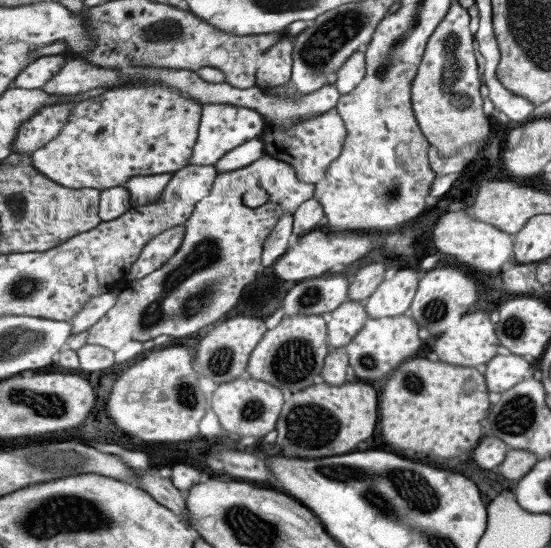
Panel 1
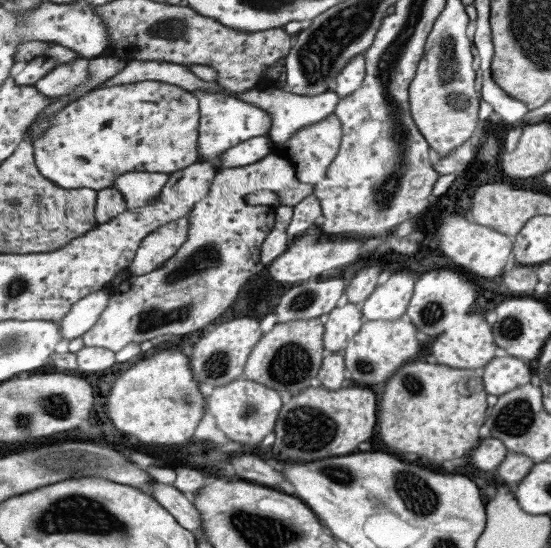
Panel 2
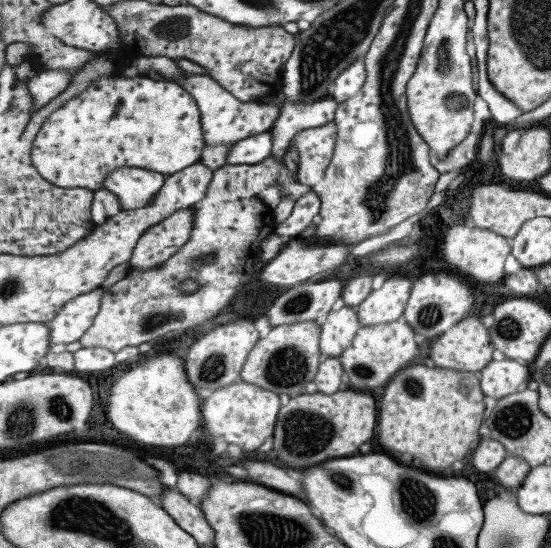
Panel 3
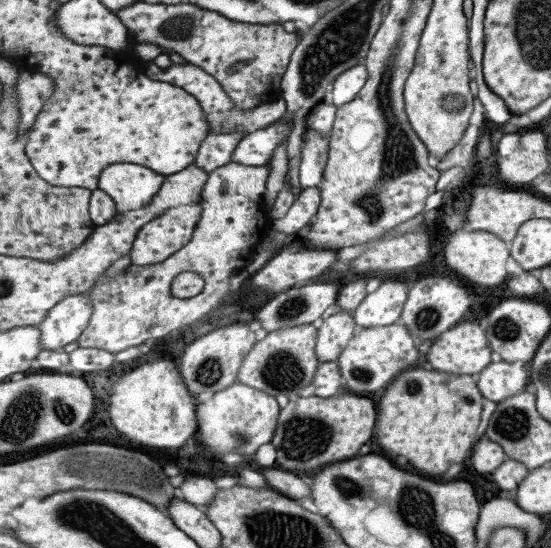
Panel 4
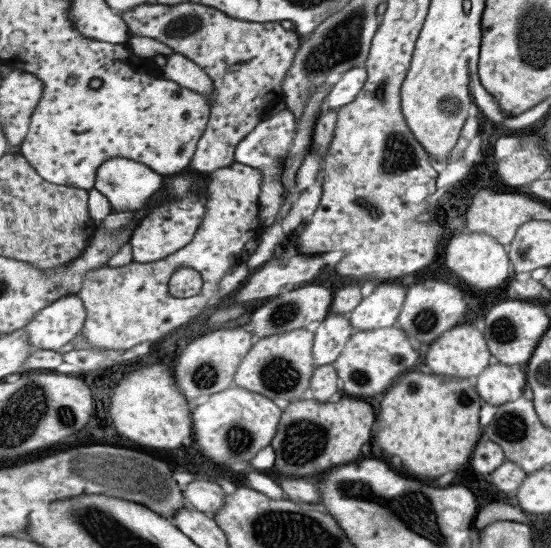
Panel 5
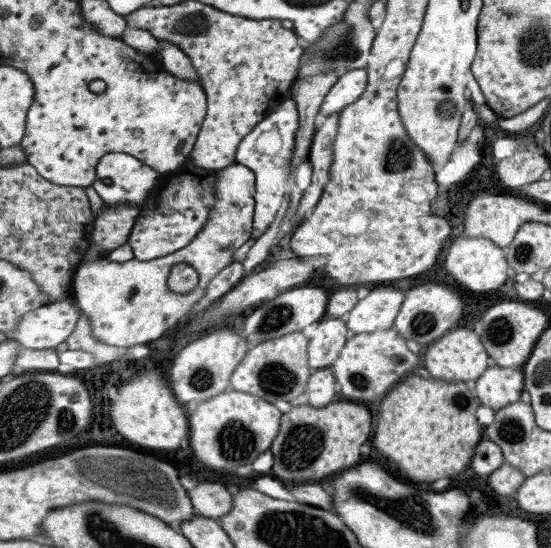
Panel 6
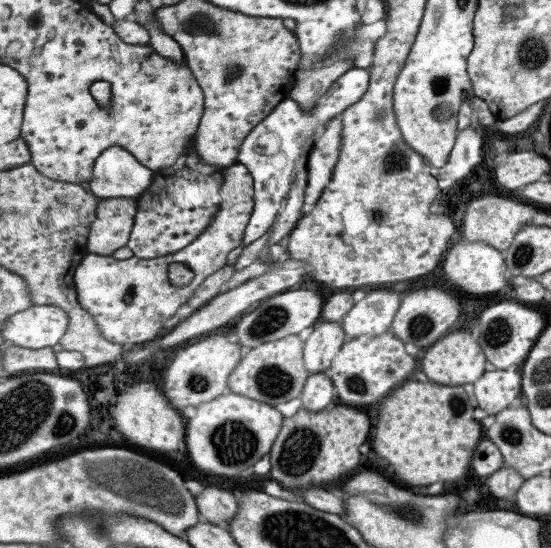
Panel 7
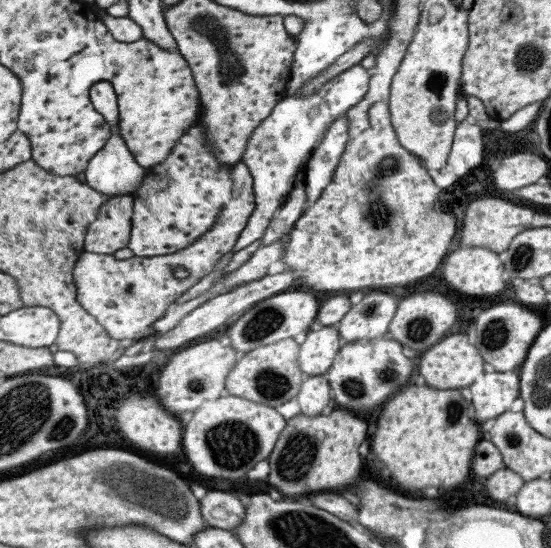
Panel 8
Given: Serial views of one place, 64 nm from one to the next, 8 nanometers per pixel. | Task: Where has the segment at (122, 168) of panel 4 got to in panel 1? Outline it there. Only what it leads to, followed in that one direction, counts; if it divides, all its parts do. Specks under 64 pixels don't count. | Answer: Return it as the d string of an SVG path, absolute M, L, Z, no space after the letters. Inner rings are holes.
M173 173L137 175L131 177L131 179L125 183L125 188L131 192L133 207L157 202L170 183L172 176Z

